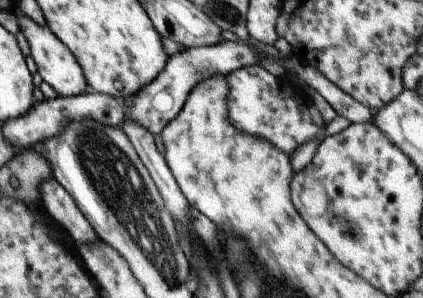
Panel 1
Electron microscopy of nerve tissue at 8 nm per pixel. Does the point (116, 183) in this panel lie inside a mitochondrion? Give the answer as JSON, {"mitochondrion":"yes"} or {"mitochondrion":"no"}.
{"mitochondrion":"yes"}

